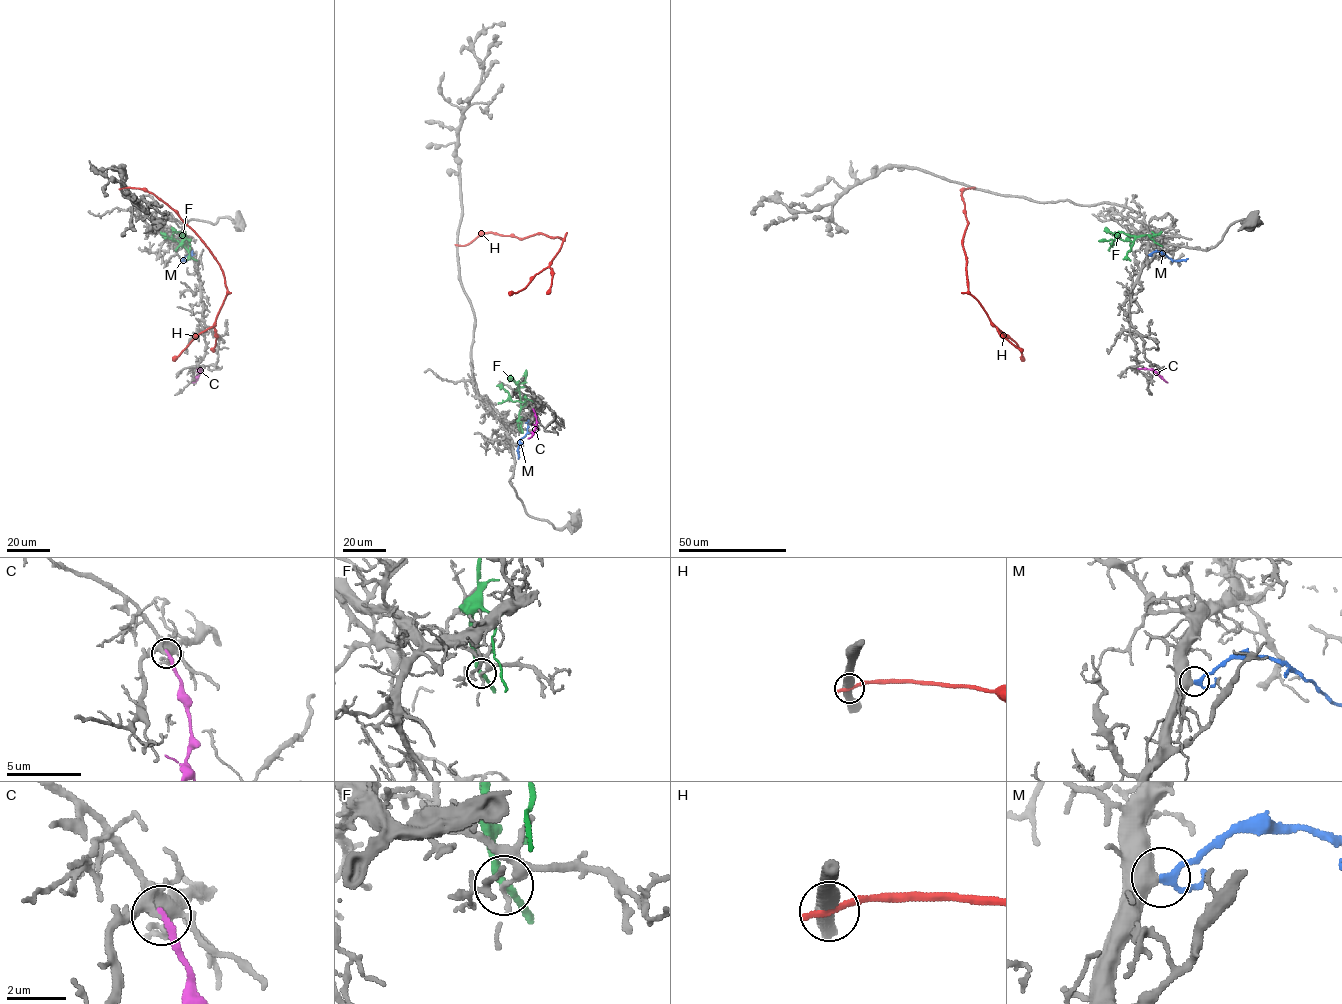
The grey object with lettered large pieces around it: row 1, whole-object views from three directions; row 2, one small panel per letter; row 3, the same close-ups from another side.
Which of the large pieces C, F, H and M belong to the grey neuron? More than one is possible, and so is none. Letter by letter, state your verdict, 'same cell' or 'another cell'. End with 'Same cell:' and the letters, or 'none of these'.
C: another cell
F: another cell
H: another cell
M: same cell
Same cell: M

